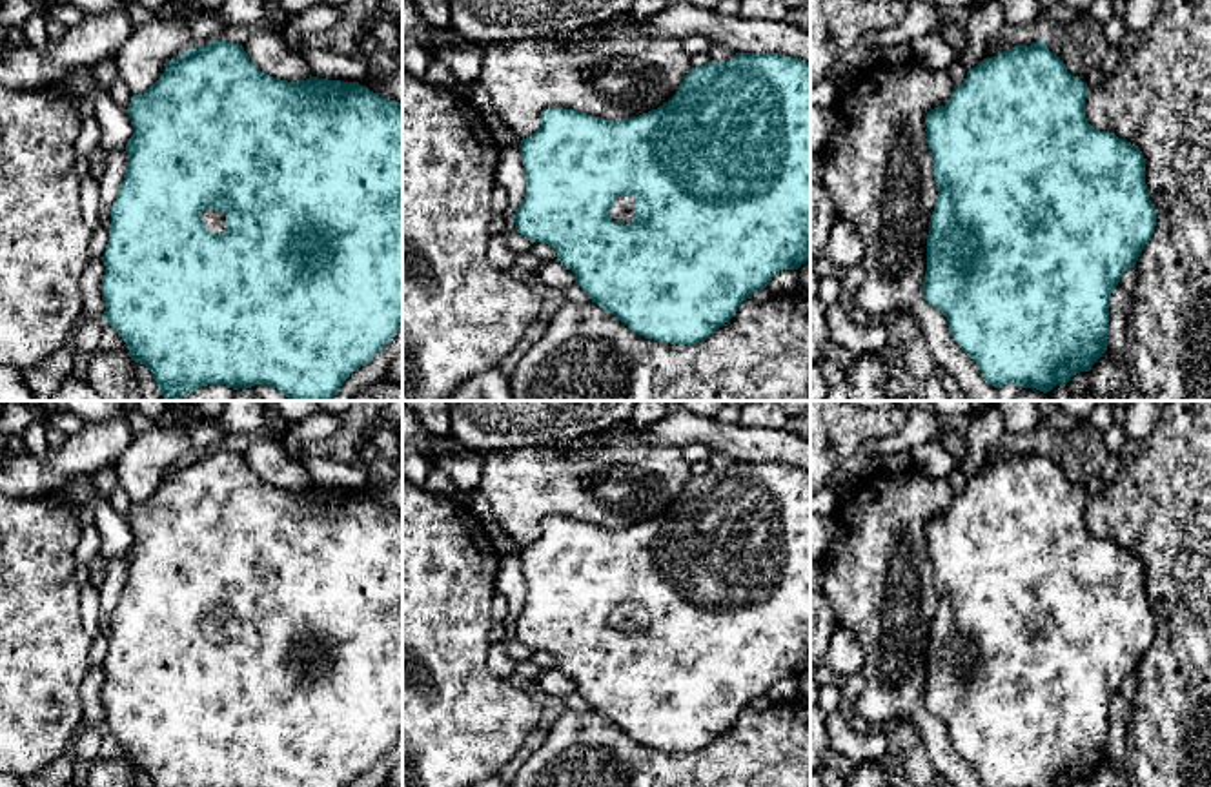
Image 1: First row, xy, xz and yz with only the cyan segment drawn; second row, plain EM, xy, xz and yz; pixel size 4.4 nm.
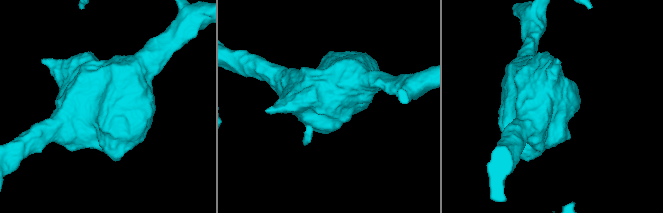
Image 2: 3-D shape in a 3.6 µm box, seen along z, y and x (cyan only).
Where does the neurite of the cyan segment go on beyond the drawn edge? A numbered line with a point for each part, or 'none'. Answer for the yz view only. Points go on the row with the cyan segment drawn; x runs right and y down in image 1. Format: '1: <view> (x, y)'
none

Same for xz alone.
1: xz (621, 210)

